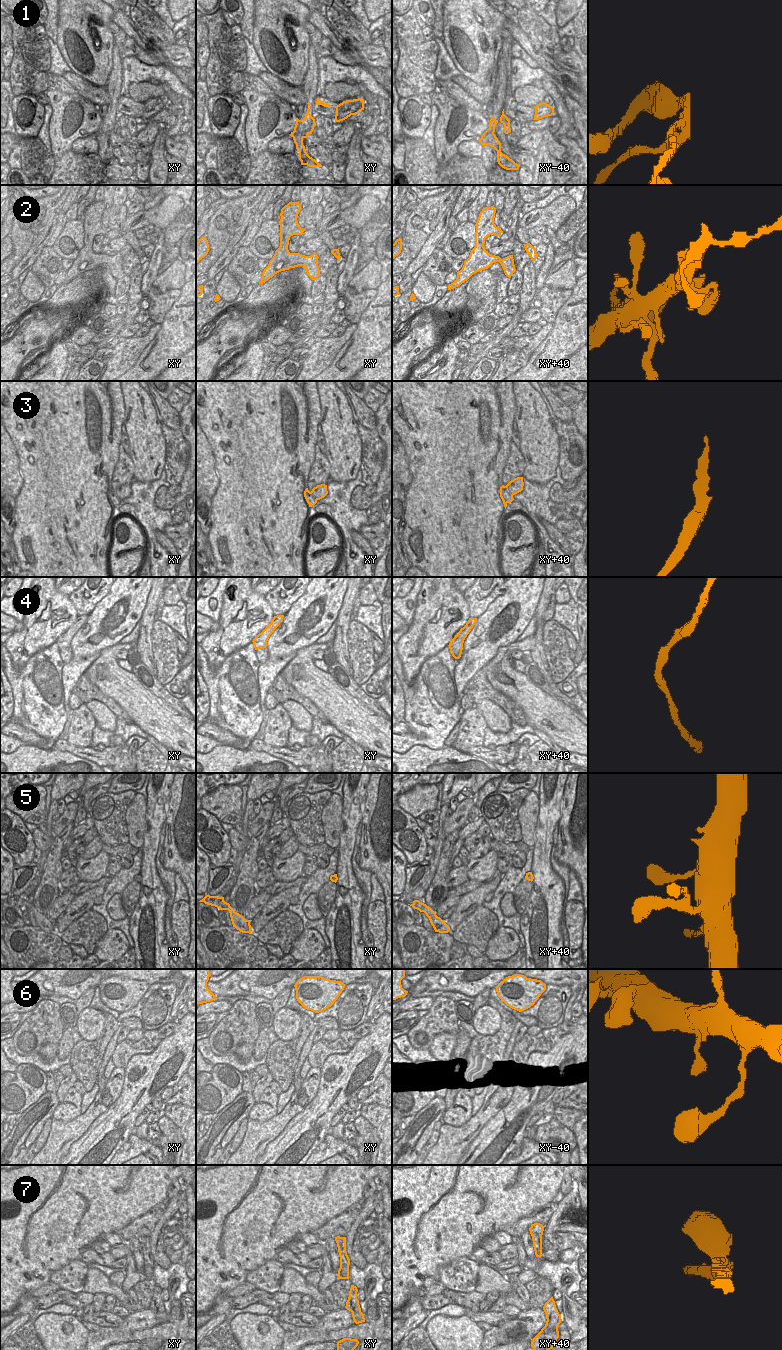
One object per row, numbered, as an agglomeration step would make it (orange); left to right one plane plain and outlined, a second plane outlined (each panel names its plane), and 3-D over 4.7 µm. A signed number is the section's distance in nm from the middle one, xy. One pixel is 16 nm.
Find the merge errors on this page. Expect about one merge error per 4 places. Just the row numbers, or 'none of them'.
1

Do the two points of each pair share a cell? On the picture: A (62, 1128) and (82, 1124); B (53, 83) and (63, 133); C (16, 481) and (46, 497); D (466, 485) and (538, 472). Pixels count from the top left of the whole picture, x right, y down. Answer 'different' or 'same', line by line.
A: same
B: same
C: different
D: different

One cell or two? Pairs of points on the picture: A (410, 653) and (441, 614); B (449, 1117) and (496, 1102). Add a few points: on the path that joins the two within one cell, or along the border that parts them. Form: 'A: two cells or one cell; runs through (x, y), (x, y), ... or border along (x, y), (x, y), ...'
A: one cell; runs through (418, 643), (435, 624)
B: two cells; border along (472, 1115), (461, 1125), (452, 1126), (449, 1124)

